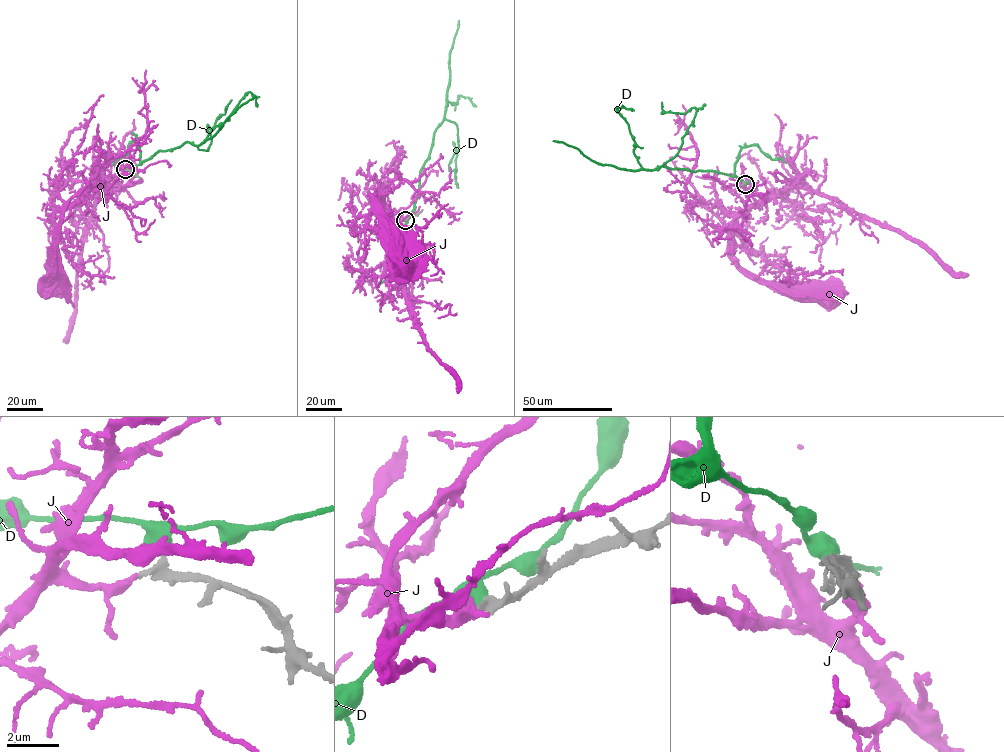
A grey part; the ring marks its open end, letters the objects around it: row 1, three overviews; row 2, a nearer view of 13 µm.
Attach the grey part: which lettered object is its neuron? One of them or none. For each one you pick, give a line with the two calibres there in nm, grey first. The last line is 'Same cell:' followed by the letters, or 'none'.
J: 160 nm thick on the grey side, 360 nm on the other
Same cell: J

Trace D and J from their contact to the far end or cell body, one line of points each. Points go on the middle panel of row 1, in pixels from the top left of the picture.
D: (405, 219), (414, 210), (434, 131), (445, 118), (458, 130), (458, 150), (448, 166), (455, 177), (455, 146)
J: (405, 220), (400, 220), (395, 227), (388, 208), (377, 197), (368, 194), (388, 251), (406, 264)

